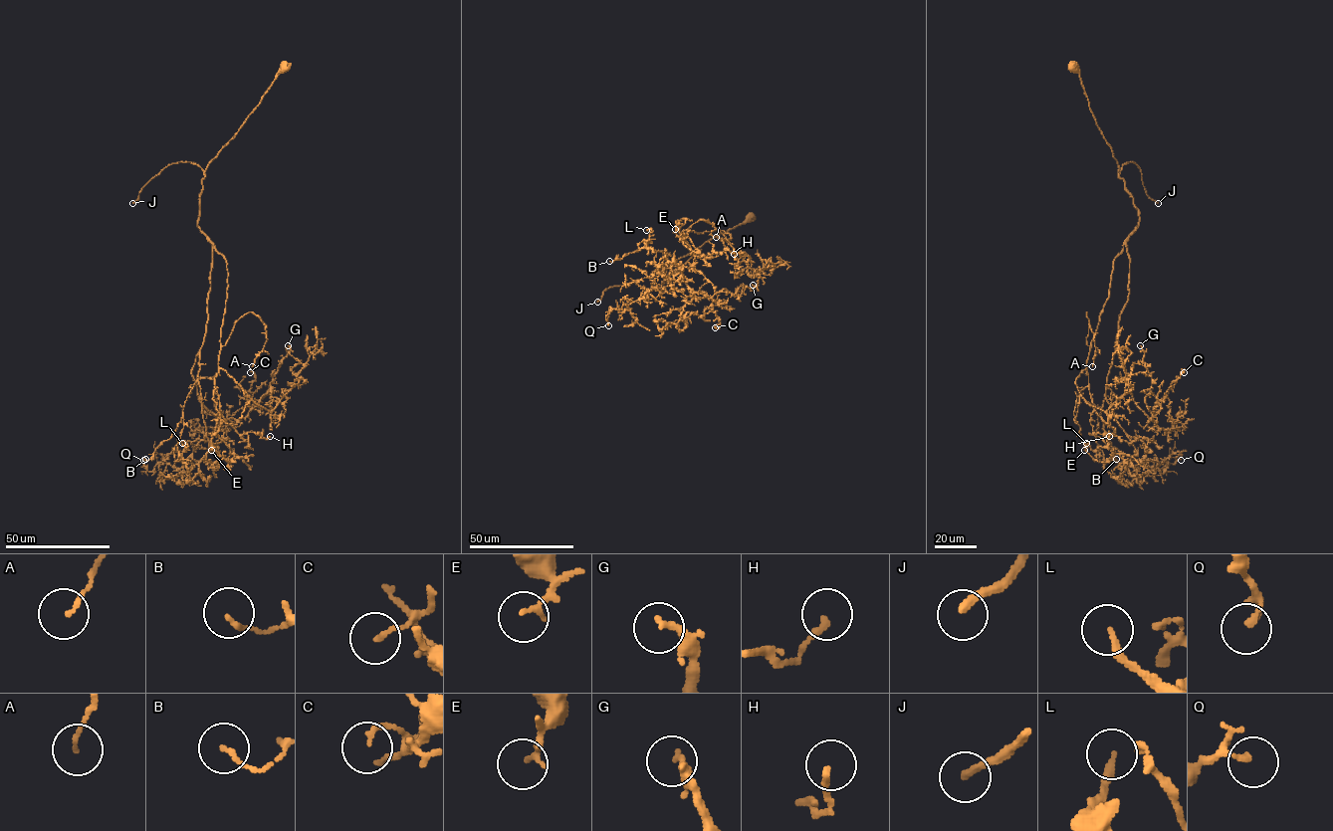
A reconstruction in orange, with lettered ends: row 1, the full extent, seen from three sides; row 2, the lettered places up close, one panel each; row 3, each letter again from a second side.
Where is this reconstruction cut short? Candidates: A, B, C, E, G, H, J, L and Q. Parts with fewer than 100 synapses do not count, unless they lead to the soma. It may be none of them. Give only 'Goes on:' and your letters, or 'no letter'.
Goes on: J

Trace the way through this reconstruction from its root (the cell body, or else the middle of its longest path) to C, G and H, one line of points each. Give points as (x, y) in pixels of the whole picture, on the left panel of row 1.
C: (284, 67), (209, 163), (197, 224), (212, 245), (191, 371), (200, 402), (228, 419), (249, 405), (250, 372)
G: (284, 67), (202, 180), (197, 226), (212, 267), (191, 371), (200, 402), (220, 419), (245, 417), (288, 345)
H: (284, 67), (209, 163), (197, 224), (224, 258), (228, 273), (215, 379), (219, 414), (240, 435), (270, 436)

